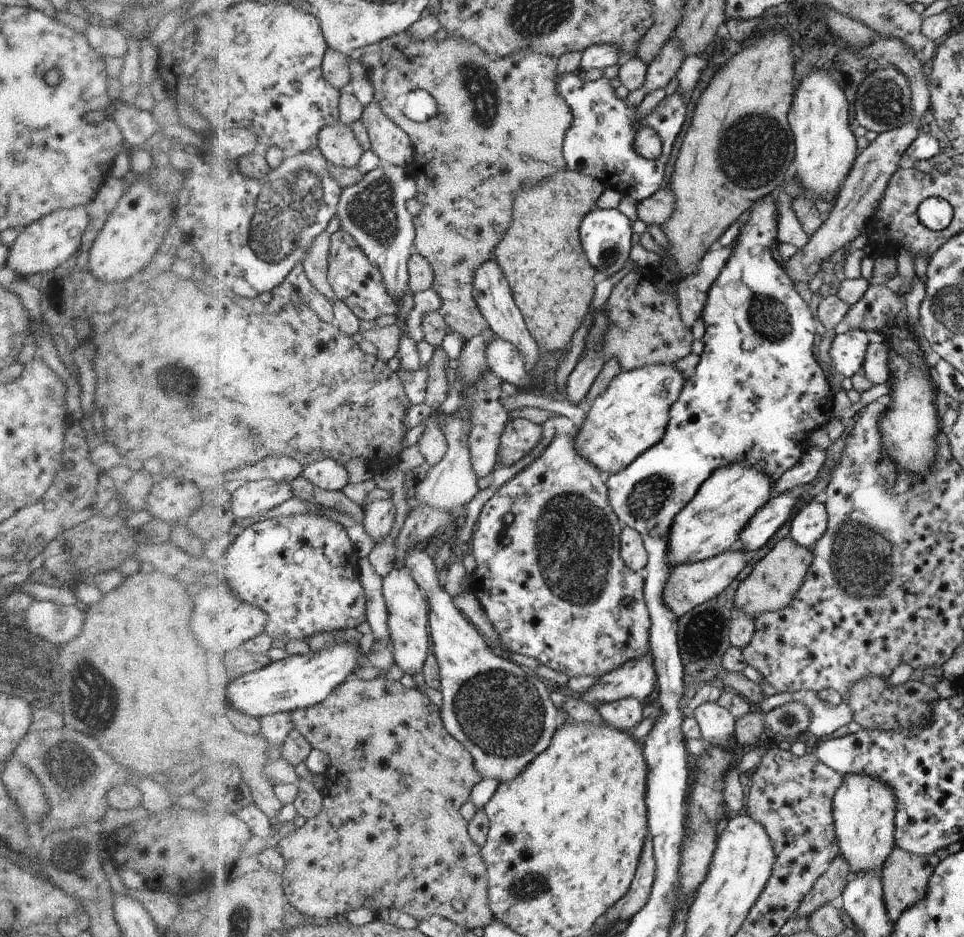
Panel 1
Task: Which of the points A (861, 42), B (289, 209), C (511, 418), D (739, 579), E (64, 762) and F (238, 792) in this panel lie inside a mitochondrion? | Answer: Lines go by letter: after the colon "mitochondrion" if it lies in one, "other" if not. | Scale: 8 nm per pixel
A: mitochondrion
B: mitochondrion
C: other
D: other
E: mitochondrion
F: other

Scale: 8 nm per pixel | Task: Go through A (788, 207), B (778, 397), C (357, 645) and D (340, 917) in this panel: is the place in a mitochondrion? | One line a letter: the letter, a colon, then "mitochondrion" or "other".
A: other
B: other
C: other
D: other

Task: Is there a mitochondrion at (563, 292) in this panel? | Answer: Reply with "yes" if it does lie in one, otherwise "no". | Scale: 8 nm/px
no

